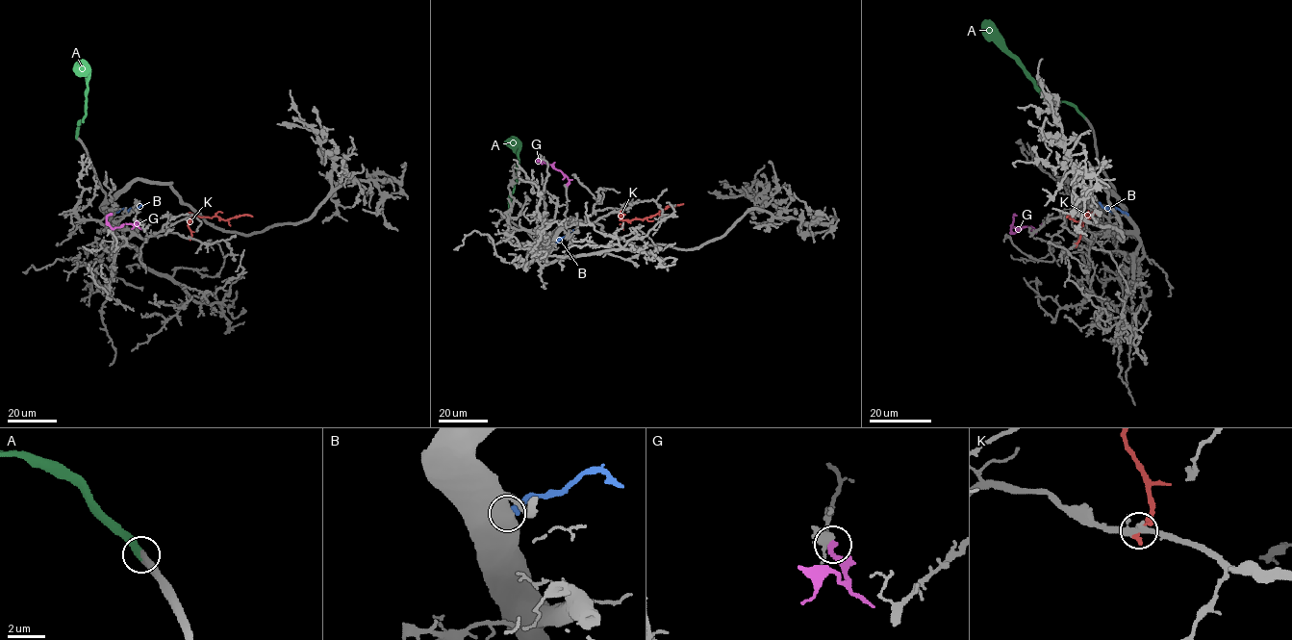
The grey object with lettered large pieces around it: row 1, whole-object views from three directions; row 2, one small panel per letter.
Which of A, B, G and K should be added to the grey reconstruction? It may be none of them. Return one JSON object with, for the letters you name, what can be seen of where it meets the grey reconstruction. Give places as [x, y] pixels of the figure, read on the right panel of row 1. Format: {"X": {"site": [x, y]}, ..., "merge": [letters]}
{"A": {"site": [1085, 118]}, "merge": ["A"]}

